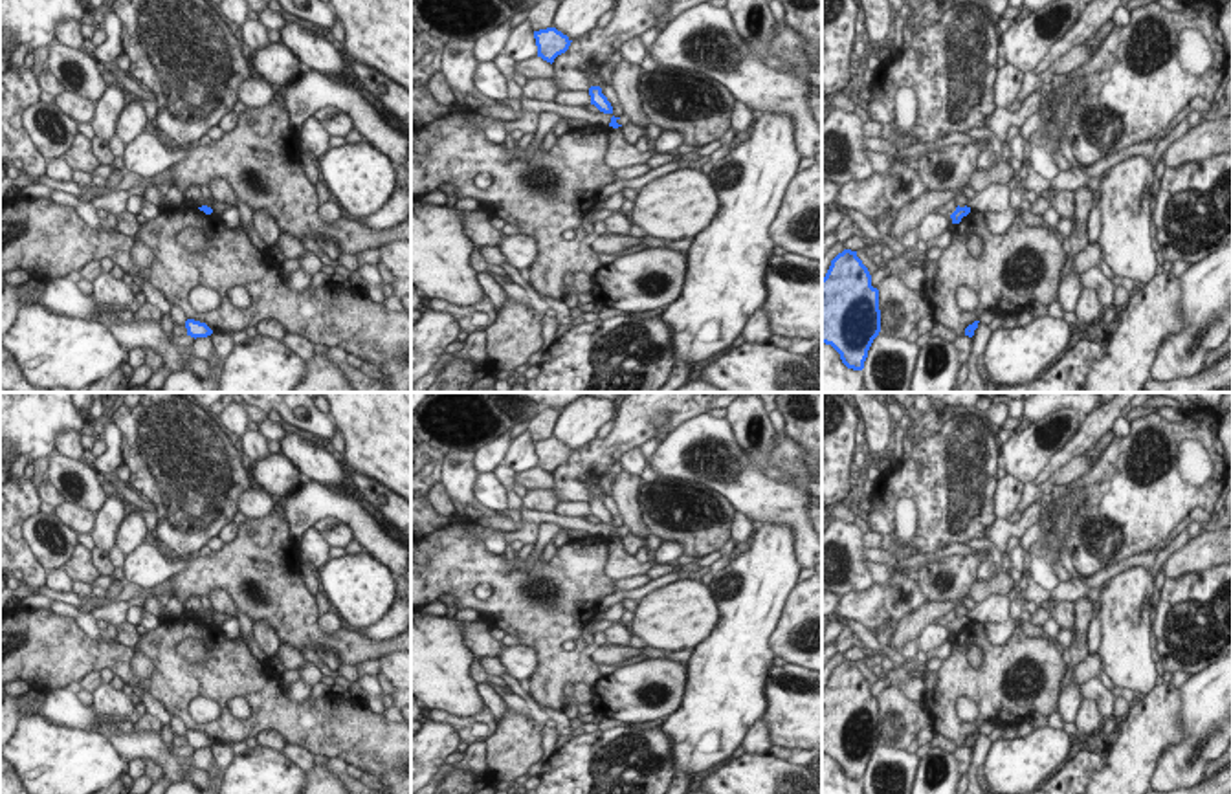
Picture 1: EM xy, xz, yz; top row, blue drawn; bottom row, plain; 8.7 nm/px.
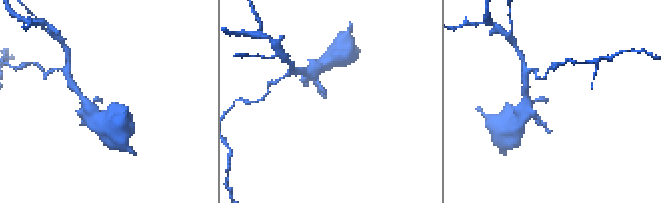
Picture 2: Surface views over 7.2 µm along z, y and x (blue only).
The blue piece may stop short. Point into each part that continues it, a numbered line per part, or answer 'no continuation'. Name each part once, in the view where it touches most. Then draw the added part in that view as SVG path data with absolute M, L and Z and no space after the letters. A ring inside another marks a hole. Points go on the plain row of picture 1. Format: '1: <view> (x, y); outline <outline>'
no continuation

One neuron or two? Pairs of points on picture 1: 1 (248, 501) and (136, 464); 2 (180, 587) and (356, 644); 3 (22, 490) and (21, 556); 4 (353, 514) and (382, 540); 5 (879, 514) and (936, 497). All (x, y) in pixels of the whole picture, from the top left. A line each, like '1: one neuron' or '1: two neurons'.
1: two neurons
2: one neuron
3: one neuron
4: one neuron
5: one neuron

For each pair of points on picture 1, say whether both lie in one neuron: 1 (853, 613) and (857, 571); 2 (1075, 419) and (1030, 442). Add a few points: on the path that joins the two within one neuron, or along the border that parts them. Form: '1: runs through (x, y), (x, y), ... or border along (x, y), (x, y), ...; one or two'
1: border along (874, 584), (866, 591), (846, 593), (841, 598); two
2: runs through (1063, 415), (1033, 430); one

